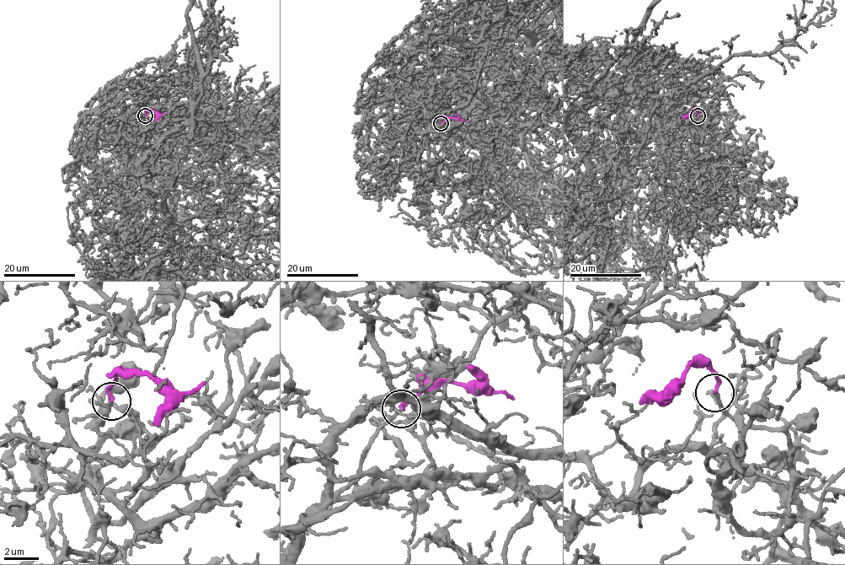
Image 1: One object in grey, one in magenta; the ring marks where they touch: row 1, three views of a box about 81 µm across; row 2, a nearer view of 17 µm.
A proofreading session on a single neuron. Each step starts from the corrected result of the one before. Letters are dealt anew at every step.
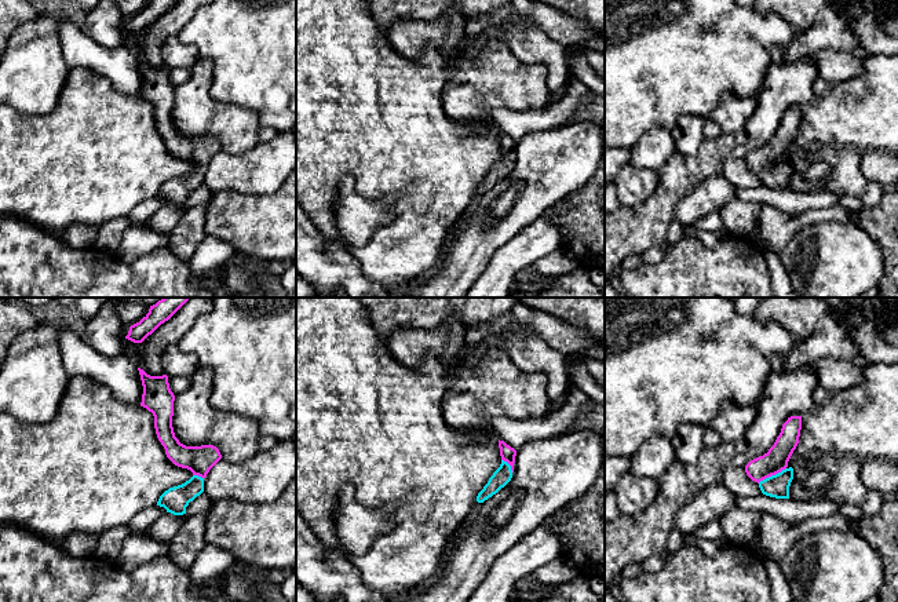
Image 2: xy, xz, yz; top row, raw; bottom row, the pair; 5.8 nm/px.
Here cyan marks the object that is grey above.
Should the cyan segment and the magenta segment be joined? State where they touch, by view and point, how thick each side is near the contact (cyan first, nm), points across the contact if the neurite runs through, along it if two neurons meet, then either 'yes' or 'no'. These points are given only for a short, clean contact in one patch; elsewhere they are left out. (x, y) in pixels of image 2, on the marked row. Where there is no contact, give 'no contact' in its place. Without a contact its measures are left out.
yz (771, 475) | 130/140 nm | across yz (777, 485), (771, 475), (771, 466), (776, 460) | yes

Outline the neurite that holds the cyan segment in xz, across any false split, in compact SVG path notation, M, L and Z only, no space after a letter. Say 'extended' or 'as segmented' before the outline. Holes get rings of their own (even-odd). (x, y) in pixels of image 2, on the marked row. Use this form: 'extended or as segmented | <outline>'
extended | M499 439L499 448L500 448L501 464L489 478L483 489L478 493L477 496L478 503L483 503L485 500L496 495L512 478L516 450L500 439Z

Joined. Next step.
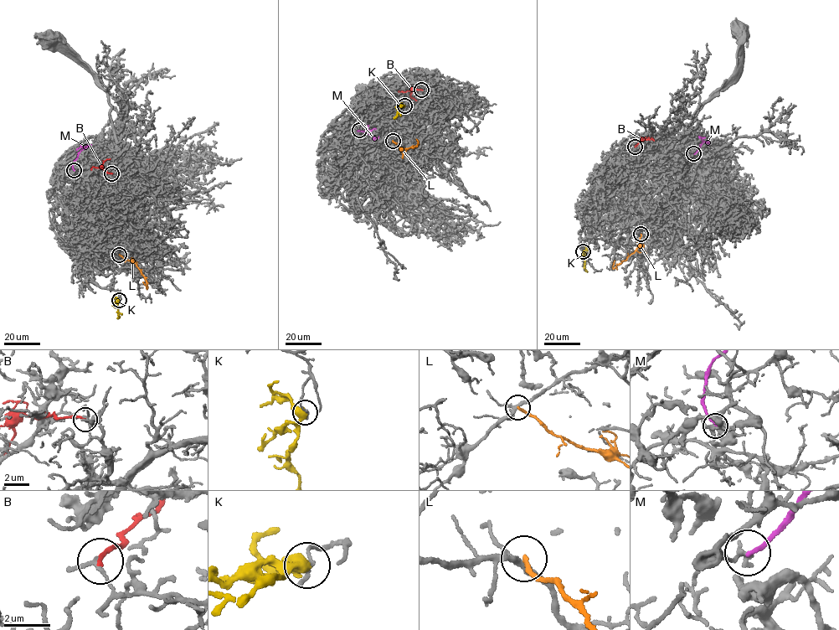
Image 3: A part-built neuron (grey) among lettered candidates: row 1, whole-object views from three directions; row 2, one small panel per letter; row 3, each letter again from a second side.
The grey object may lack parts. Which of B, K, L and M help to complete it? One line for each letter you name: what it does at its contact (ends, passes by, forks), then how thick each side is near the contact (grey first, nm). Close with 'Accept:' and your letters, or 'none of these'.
Accept: none of these

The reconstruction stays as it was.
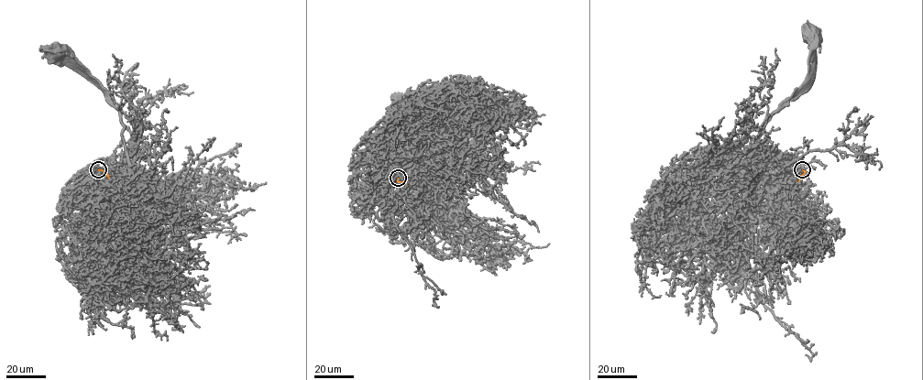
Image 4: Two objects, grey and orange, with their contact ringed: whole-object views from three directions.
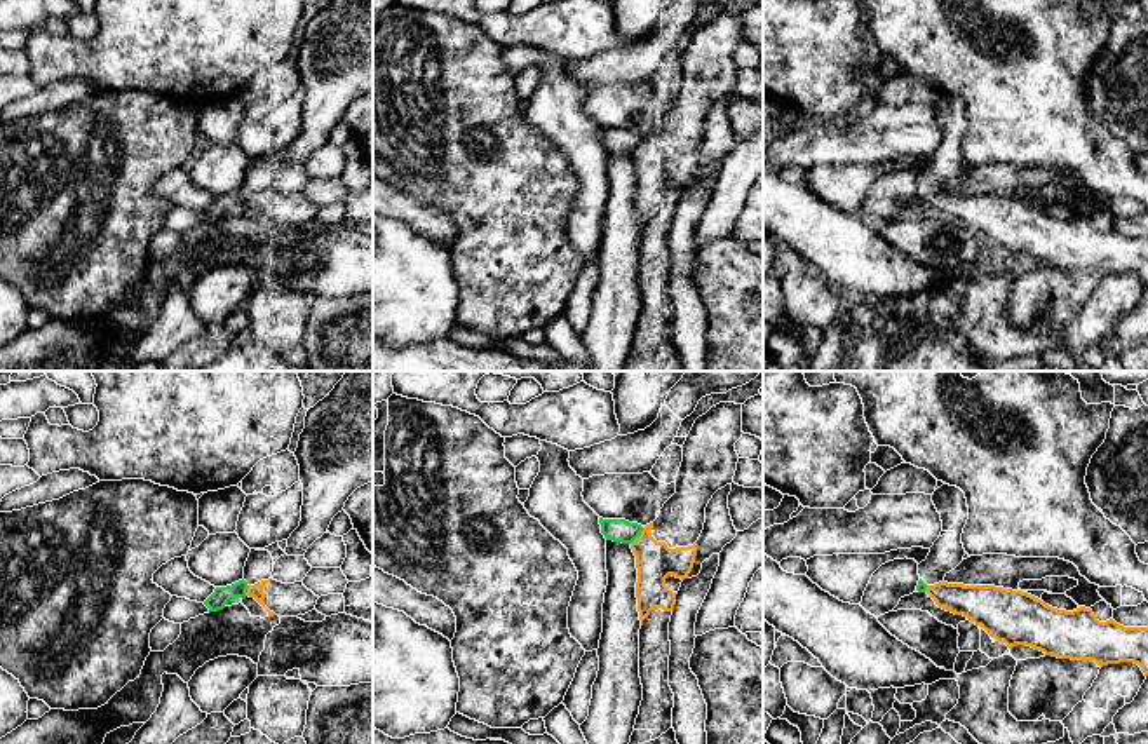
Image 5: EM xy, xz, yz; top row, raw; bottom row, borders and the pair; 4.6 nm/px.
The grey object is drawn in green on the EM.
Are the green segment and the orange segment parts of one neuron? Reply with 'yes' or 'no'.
no

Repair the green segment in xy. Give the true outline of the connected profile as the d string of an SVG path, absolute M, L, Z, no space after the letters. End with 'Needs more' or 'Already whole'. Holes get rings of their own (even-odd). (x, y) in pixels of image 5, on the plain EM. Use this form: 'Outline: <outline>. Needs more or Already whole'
Outline: M242 188L226 197L216 197L214 202L204 211L209 221L223 220L225 214L235 207L244 207L247 202L247 192Z. Already whole

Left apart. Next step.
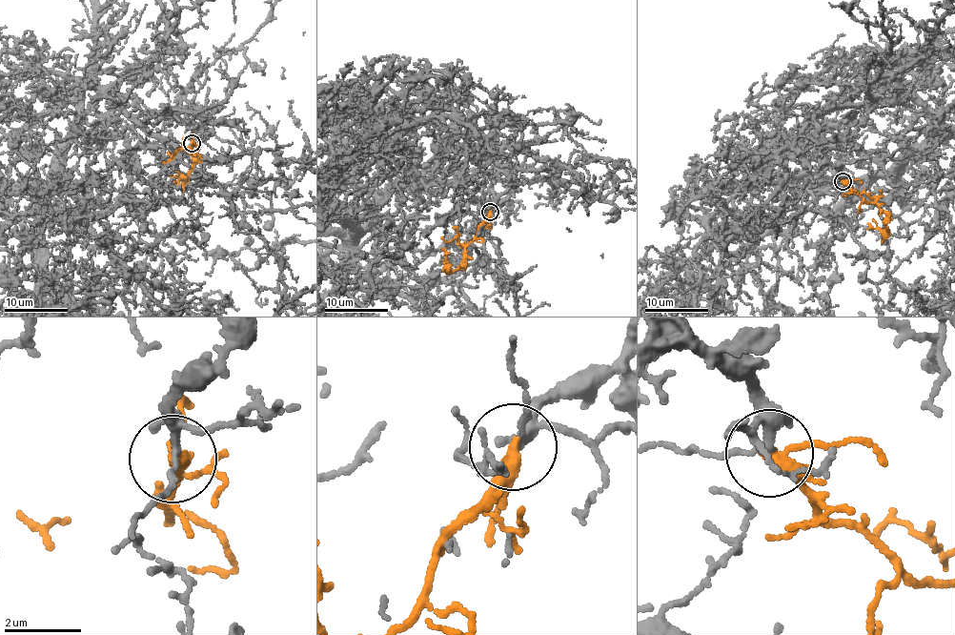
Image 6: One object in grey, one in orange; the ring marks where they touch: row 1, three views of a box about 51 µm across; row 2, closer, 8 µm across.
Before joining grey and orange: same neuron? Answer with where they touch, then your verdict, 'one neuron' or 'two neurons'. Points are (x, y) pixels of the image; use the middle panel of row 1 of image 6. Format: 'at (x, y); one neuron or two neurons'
at (490, 212); one neuron

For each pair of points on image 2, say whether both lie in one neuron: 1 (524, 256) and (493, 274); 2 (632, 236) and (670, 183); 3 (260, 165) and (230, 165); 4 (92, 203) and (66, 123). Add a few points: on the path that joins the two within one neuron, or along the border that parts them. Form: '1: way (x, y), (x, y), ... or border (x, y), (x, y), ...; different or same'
1: way (517, 256), (511, 258), (500, 269); same
2: way (645, 223), (659, 210), (665, 196); same
3: way (254, 165), (237, 165); same
4: way (90, 183), (90, 146), (86, 142); same

